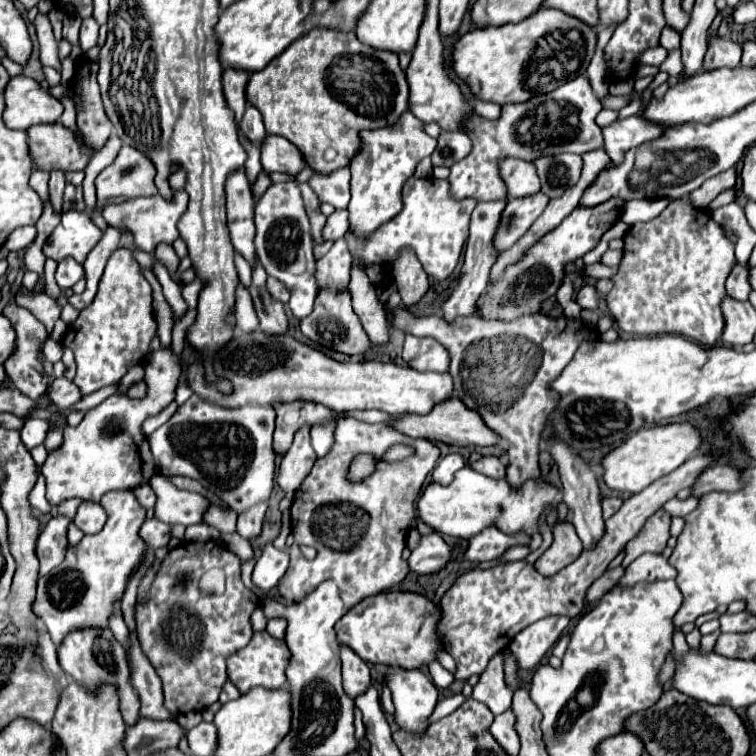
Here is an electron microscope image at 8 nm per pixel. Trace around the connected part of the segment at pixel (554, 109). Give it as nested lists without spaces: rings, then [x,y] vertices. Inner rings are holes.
[[[610,25],[597,33],[597,48],[589,67],[587,77],[577,77],[559,89],[531,97],[525,103],[507,103],[501,107],[501,115],[495,121],[479,115],[467,115],[461,123],[463,131],[473,141],[471,153],[451,167],[449,183],[453,199],[475,199],[475,201],[507,201],[507,185],[499,173],[499,161],[507,157],[519,157],[523,161],[537,161],[539,157],[551,157],[559,153],[589,153],[603,147],[601,129],[595,123],[597,113],[603,109],[599,99],[608,94],[607,65],[603,59],[603,48],[608,43],[616,25]]]

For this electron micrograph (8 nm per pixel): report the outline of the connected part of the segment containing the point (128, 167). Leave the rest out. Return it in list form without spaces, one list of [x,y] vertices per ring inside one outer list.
[[[123,145],[119,155],[115,157],[115,161],[105,167],[97,179],[95,179],[95,187],[97,187],[97,207],[89,211],[89,215],[93,211],[103,211],[107,205],[109,205],[109,199],[113,197],[127,197],[127,199],[133,199],[133,197],[153,197],[157,195],[157,187],[155,187],[155,169],[153,169],[153,163],[143,155],[143,153],[137,153],[137,149],[129,147],[129,145]]]

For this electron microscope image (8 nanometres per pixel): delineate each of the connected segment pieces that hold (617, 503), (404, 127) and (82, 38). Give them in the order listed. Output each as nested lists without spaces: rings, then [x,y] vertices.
[[[621,497],[603,499],[603,519],[609,519],[613,513],[617,513],[621,505],[623,505],[623,499]]]
[[[403,113],[393,127],[377,131],[359,133],[361,147],[355,153],[351,167],[351,203],[349,203],[349,231],[357,239],[367,239],[381,225],[391,221],[403,209],[403,185],[413,177],[417,163],[431,155],[437,147],[437,141],[425,133],[425,121],[417,119],[413,113]]]
[[[93,17],[85,19],[81,25],[81,35],[79,35],[79,47],[83,49],[83,53],[97,45],[97,37],[99,37],[99,25],[95,23]]]

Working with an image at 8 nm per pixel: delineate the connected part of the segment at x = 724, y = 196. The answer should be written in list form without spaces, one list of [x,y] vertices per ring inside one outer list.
[[[727,189],[727,191],[723,191],[723,193],[709,205],[709,211],[715,211],[715,209],[719,209],[719,207],[723,207],[723,205],[733,203],[733,201],[735,201],[735,191],[733,191],[733,189]]]

